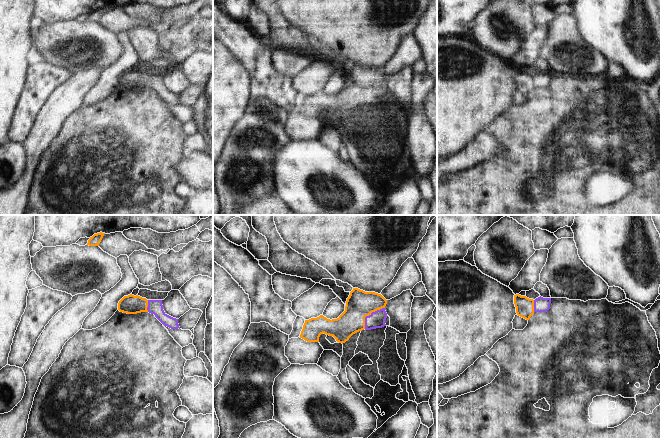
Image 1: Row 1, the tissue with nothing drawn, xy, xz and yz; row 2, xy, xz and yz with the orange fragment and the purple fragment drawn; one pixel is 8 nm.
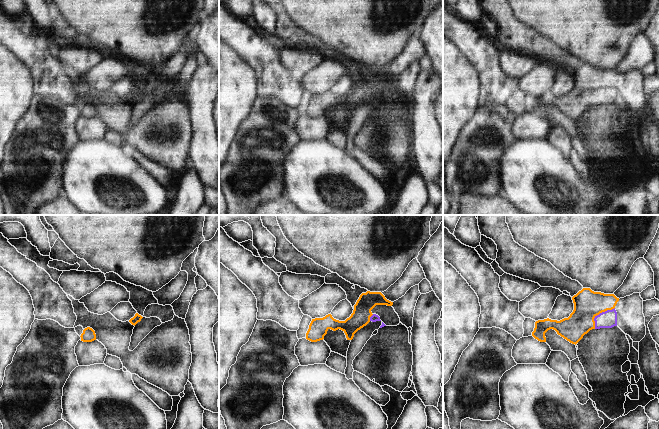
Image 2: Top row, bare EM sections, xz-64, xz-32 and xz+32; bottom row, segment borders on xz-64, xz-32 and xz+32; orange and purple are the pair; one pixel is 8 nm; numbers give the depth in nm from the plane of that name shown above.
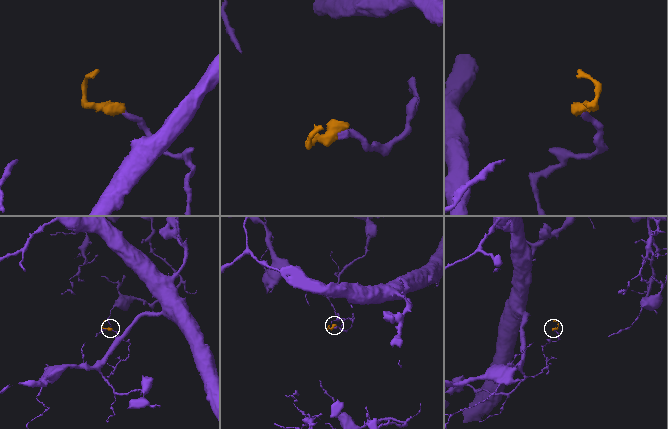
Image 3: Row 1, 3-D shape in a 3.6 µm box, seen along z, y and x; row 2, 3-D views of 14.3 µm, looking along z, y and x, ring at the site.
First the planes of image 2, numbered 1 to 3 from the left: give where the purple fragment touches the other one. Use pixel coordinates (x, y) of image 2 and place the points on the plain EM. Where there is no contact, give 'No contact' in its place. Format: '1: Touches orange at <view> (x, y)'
1: No contact
2: Touches orange at xz-32 (370, 92)
3: Touches orange at xz+32 (599, 89)

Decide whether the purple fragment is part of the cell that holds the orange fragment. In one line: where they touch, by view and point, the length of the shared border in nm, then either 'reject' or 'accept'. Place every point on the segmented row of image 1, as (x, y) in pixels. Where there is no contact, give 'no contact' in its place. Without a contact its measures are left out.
meets orange in xz at (369, 314); contact 240 nm long; accept

